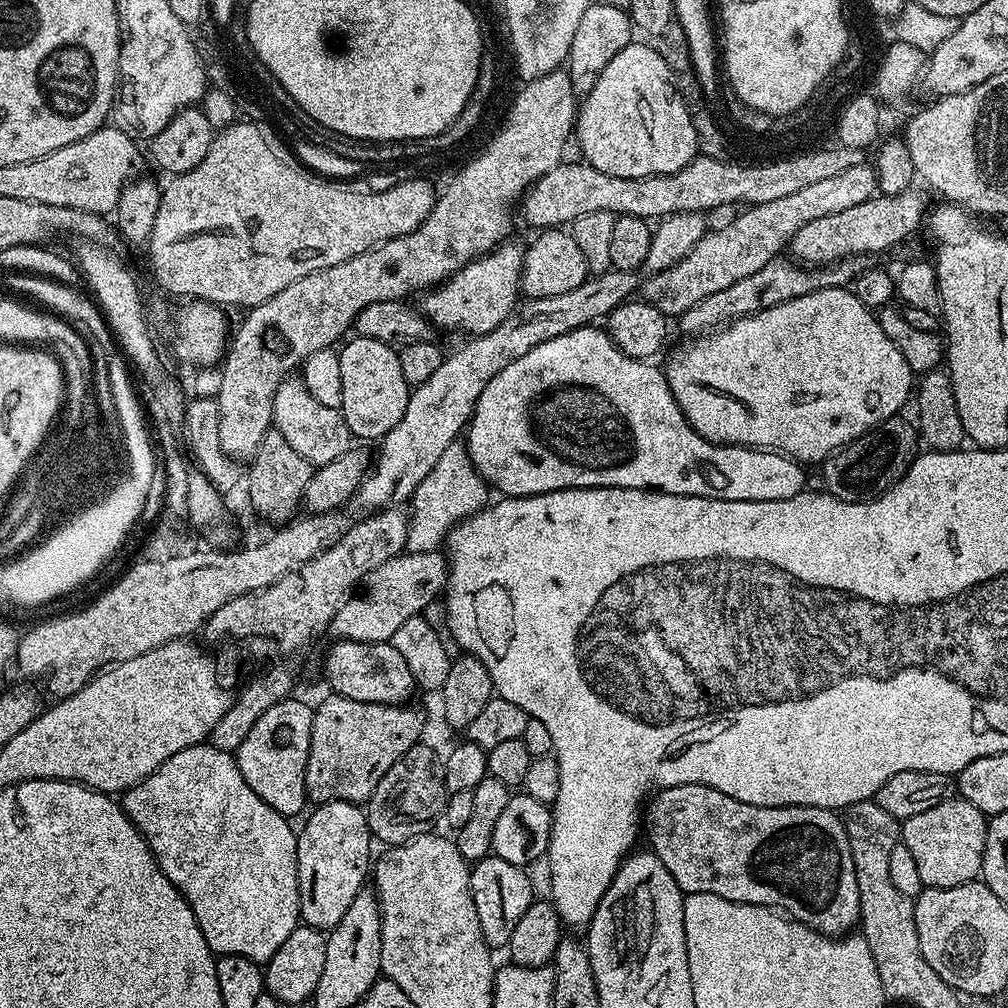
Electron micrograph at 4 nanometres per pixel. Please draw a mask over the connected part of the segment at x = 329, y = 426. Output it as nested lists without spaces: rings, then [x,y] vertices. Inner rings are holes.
[[[292,379],[283,380],[274,394],[272,418],[275,431],[280,432],[282,438],[290,442],[290,446],[294,446],[294,450],[298,450],[298,454],[302,454],[302,458],[314,466],[334,462],[338,454],[348,451],[350,447],[350,433],[343,412],[339,408],[322,406],[322,402],[310,394],[303,379]]]

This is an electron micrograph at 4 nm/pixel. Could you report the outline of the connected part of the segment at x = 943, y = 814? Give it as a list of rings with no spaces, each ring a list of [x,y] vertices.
[[[945,798],[938,806],[930,806],[930,810],[914,814],[902,824],[902,842],[914,854],[914,862],[918,862],[918,874],[925,888],[962,886],[977,879],[984,871],[987,833],[984,813],[959,798]]]

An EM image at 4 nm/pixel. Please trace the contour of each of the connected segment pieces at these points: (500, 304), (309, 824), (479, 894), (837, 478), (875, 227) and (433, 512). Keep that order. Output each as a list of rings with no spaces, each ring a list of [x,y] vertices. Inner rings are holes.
[[[505,242],[493,248],[485,256],[470,261],[449,280],[425,291],[422,311],[428,323],[437,329],[457,328],[460,332],[468,332],[464,334],[469,337],[481,336],[494,330],[494,326],[502,326],[509,314],[516,311],[522,296],[520,275],[524,265],[524,248],[512,243]]]
[[[332,800],[307,813],[304,829],[296,837],[296,869],[300,895],[300,919],[311,928],[330,930],[342,922],[342,914],[354,902],[354,894],[365,887],[374,860],[374,837],[368,830],[368,817],[360,804]]]
[[[487,855],[483,860],[475,861],[472,870],[472,897],[474,910],[478,910],[478,922],[482,926],[484,940],[493,950],[507,949],[510,934],[514,934],[514,926],[522,914],[532,904],[532,880],[525,869],[518,864],[511,864],[494,855]]]
[[[897,414],[882,421],[877,428],[865,432],[847,448],[838,449],[823,461],[823,487],[828,495],[842,502],[862,504],[866,500],[876,499],[907,474],[918,455],[918,428],[911,419],[903,420],[902,417],[903,415]]]
[[[913,186],[897,196],[877,194],[866,202],[858,202],[858,206],[850,206],[850,210],[842,210],[842,214],[826,214],[822,218],[814,218],[814,222],[806,222],[806,226],[794,234],[791,255],[805,266],[823,266],[845,260],[847,256],[884,252],[902,243],[911,232],[919,228],[921,231],[930,208],[927,198],[918,189]]]
[[[457,442],[446,446],[434,470],[422,478],[418,490],[412,495],[408,512],[408,552],[435,552],[448,539],[448,532],[460,521],[473,516],[489,503],[489,485],[472,465],[467,447]]]

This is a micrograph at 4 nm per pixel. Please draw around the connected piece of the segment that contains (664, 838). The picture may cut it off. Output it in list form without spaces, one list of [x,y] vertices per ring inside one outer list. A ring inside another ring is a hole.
[[[683,784],[661,788],[647,801],[646,804],[646,840],[650,843],[650,851],[670,870],[670,878],[678,882],[681,892],[687,894],[718,894],[718,898],[726,898],[730,902],[739,904],[756,904],[760,908],[779,910],[783,915],[805,924],[823,936],[839,938],[851,933],[860,922],[860,899],[858,898],[858,878],[854,870],[854,858],[850,850],[848,835],[844,829],[844,821],[831,808],[815,808],[801,804],[787,804],[781,808],[770,806],[754,806],[738,802],[738,798],[730,798],[722,794],[722,790],[714,790],[708,784]]]

